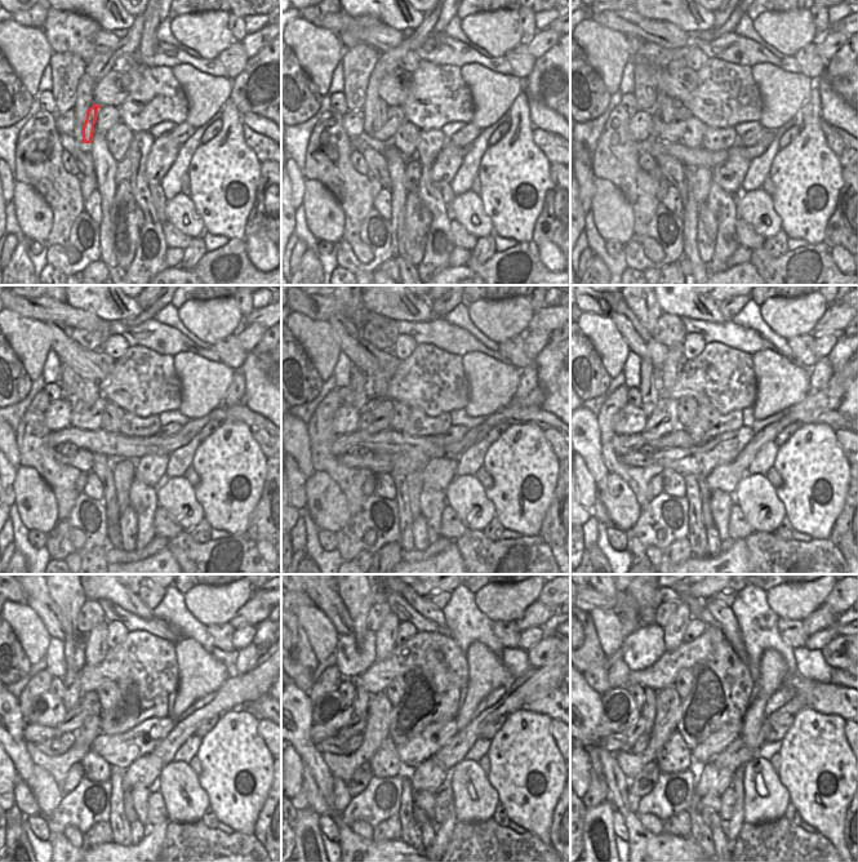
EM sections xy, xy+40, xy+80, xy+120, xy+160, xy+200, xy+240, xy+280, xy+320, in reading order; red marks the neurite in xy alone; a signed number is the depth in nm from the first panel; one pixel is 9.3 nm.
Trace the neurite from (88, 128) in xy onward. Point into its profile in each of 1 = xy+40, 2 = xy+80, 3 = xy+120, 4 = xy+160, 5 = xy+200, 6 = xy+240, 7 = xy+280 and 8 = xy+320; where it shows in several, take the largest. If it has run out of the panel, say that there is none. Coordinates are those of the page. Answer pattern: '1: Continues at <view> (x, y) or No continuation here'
1: Continues at xy+40 (381, 111)
2: Continues at xy+80 (668, 106)
3: Continues at xy+120 (88, 390)
4: Continues at xy+160 (379, 383)
5: Continues at xy+200 (671, 370)
6: Continues at xy+240 (97, 647)
7: Continues at xy+280 (386, 635)
8: Continues at xy+320 (675, 629)

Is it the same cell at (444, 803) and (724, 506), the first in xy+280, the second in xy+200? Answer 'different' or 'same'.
different

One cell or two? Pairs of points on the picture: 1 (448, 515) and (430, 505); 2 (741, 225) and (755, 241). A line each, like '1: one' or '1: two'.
1: two
2: one

